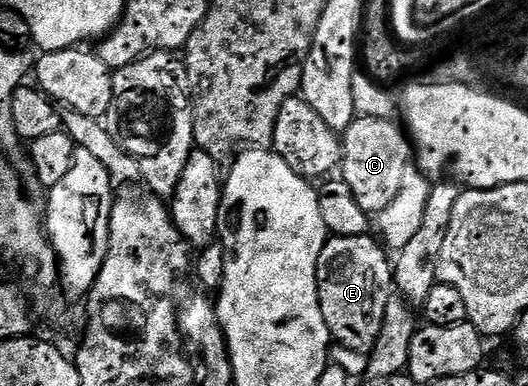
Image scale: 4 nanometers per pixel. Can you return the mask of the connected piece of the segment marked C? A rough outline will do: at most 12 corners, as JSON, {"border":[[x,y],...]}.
{"border":[[362,115],[341,139],[340,178],[375,217],[411,167],[406,132]]}

